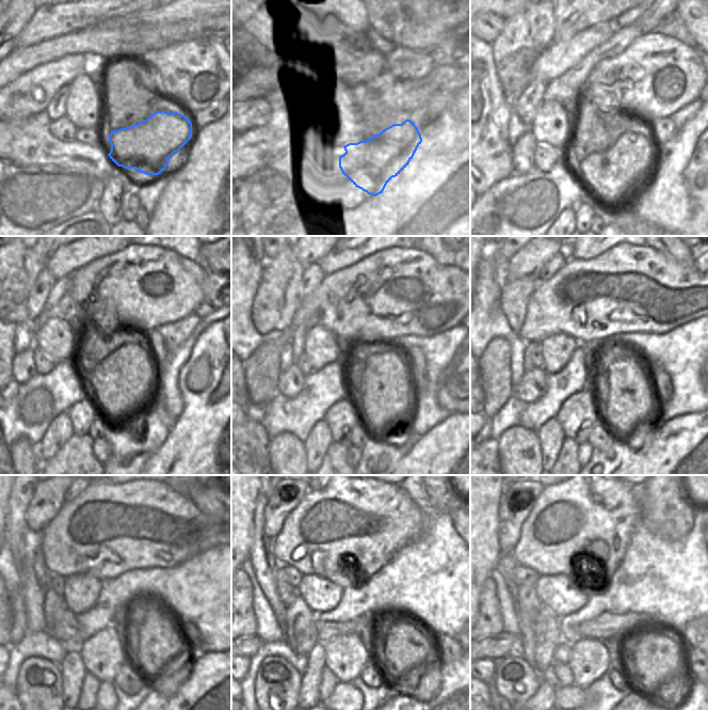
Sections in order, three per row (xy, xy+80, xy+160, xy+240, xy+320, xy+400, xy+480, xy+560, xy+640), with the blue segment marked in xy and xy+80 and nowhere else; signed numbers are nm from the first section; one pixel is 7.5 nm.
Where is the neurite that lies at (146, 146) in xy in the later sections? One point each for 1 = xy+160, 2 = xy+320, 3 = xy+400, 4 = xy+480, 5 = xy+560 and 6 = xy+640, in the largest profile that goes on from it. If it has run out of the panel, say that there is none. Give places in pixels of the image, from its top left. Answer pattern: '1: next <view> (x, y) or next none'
1: next xy+160 (610, 174)
2: next xy+320 (383, 390)
3: next xy+400 (627, 399)
4: next xy+480 (158, 642)
5: next xy+560 (406, 650)
6: next xy+640 (657, 659)

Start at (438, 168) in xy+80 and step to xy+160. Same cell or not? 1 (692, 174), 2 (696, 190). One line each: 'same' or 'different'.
1: different
2: different

